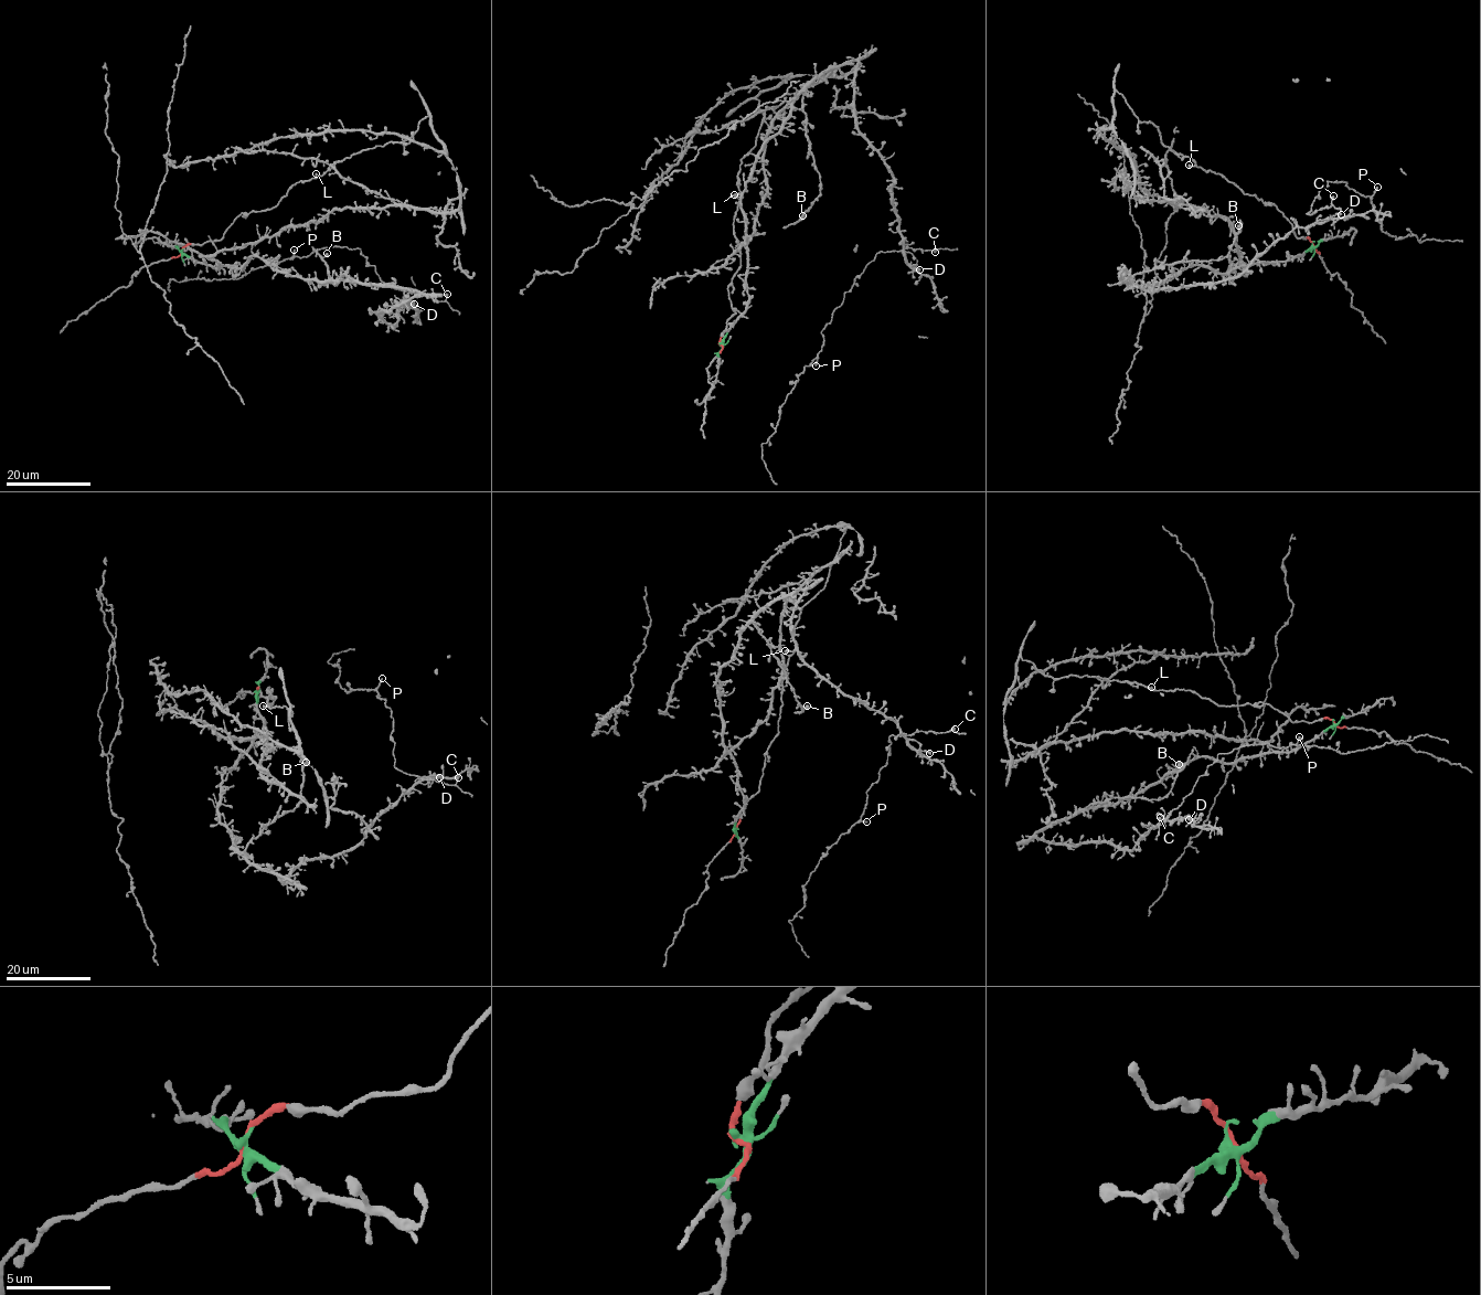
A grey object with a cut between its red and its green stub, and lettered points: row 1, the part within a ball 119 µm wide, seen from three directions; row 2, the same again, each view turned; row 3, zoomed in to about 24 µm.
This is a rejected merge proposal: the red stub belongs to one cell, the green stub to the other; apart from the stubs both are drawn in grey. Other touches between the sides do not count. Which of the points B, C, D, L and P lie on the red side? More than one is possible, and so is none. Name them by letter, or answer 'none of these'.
L

